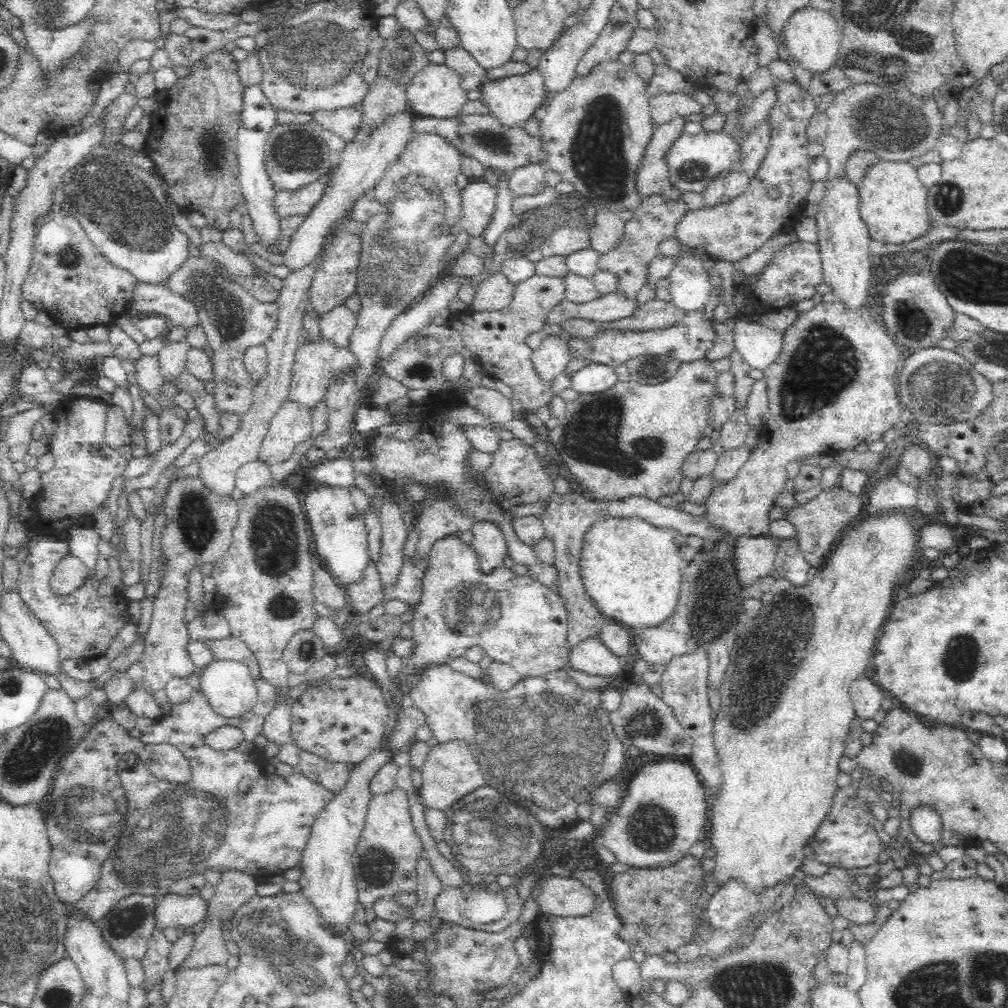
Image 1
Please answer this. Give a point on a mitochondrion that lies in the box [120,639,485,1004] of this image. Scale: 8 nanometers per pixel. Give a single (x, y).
(290, 956)

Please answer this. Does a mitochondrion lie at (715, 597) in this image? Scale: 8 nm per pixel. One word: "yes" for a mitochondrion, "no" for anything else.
yes

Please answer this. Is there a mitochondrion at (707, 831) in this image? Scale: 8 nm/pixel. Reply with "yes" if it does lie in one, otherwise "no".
no

